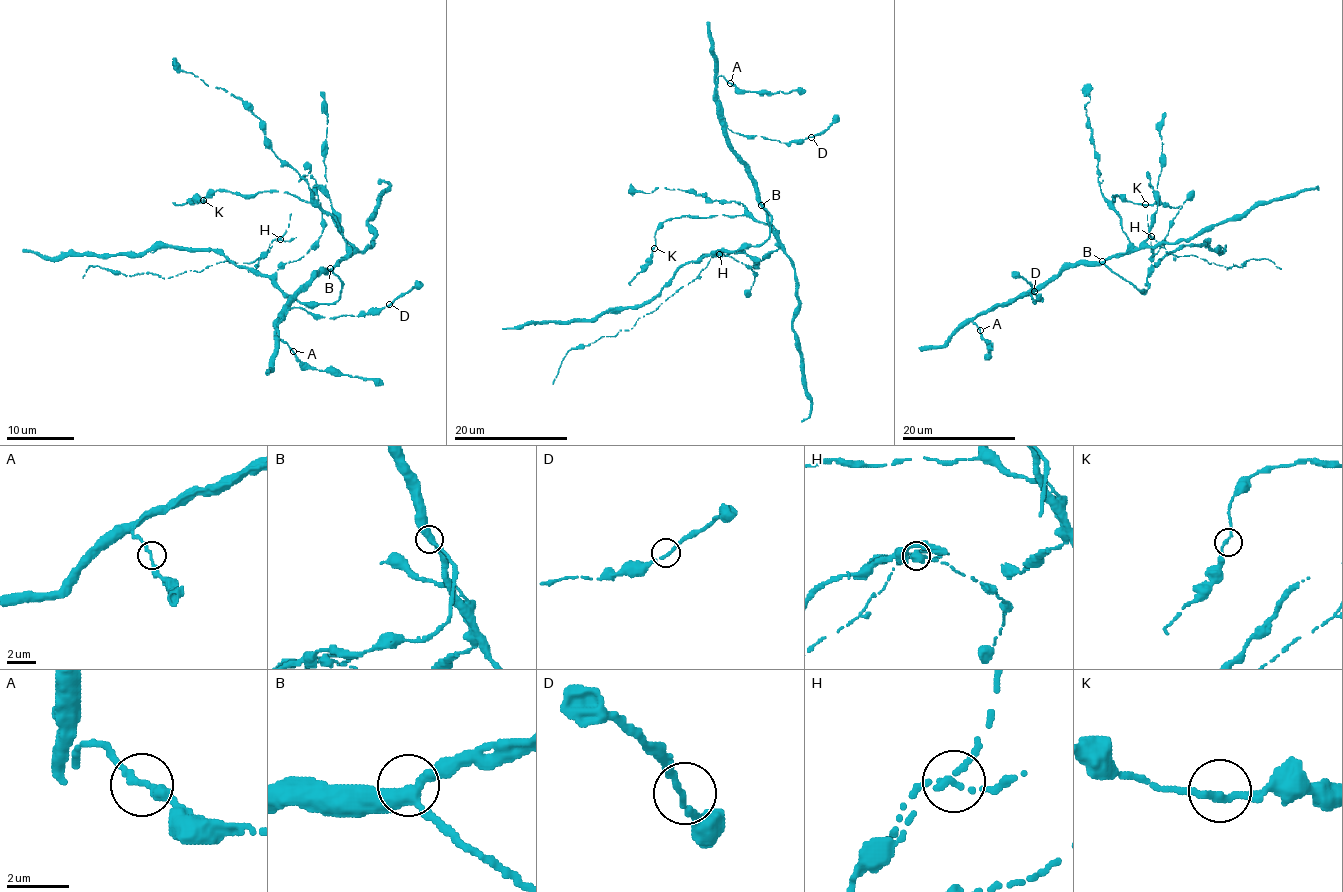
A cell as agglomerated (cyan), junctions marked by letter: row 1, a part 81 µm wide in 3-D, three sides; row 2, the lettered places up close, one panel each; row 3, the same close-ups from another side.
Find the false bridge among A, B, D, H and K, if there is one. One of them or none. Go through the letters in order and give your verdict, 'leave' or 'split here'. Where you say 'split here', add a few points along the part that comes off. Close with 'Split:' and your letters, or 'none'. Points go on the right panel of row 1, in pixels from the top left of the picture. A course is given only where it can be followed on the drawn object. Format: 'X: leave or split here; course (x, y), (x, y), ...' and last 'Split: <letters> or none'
A: leave
B: leave
D: leave
H: split here; course (1151, 236), (1177, 256), (1195, 255), (1226, 269), (1233, 265), (1241, 266), (1251, 259), (1265, 258), (1280, 269)
K: leave
Split: H

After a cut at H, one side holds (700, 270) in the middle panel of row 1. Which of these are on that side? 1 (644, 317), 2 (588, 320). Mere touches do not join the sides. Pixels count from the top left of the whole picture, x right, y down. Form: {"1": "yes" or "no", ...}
{"1": "yes", "2": "no"}

